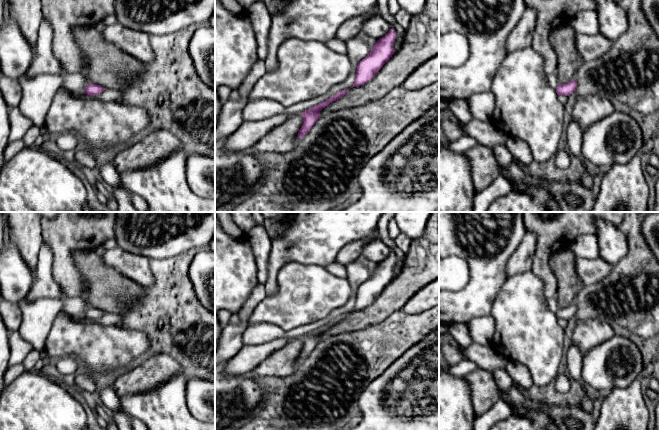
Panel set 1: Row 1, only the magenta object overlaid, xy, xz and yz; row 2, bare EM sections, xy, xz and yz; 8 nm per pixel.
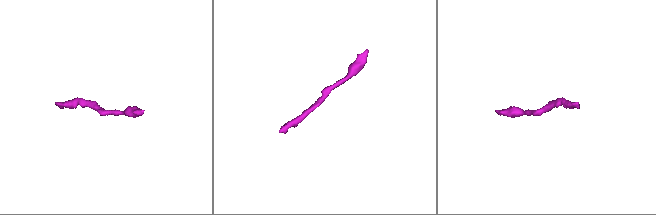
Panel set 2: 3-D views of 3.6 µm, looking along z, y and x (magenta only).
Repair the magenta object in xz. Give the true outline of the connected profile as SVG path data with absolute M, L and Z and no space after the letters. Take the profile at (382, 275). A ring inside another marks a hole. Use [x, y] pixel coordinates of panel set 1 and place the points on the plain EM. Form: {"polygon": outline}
{"polygon": "M391 253L371 272L370 277L362 283L356 293L353 311L369 306L394 278L393 267L396 263L395 253Z"}

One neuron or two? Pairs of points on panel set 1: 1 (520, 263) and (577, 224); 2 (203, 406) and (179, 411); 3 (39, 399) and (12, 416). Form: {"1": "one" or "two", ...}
{"1": "two", "2": "two", "3": "one"}

